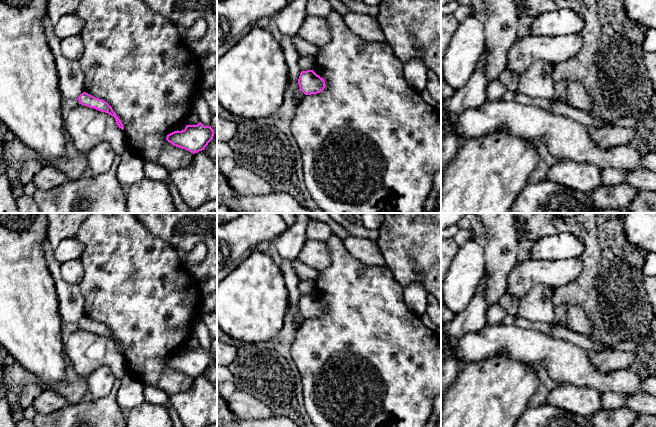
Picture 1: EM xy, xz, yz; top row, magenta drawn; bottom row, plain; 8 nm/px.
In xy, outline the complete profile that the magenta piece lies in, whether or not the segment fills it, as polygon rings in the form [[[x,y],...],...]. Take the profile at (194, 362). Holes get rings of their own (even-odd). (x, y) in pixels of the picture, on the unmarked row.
[[[199,346],[197,349],[186,349],[182,355],[177,354],[168,358],[166,364],[176,371],[195,378],[204,374],[213,360],[214,354],[211,350],[204,350]]]

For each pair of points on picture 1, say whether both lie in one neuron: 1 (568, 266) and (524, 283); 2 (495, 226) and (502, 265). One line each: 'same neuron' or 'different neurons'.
1: same neuron
2: same neuron

